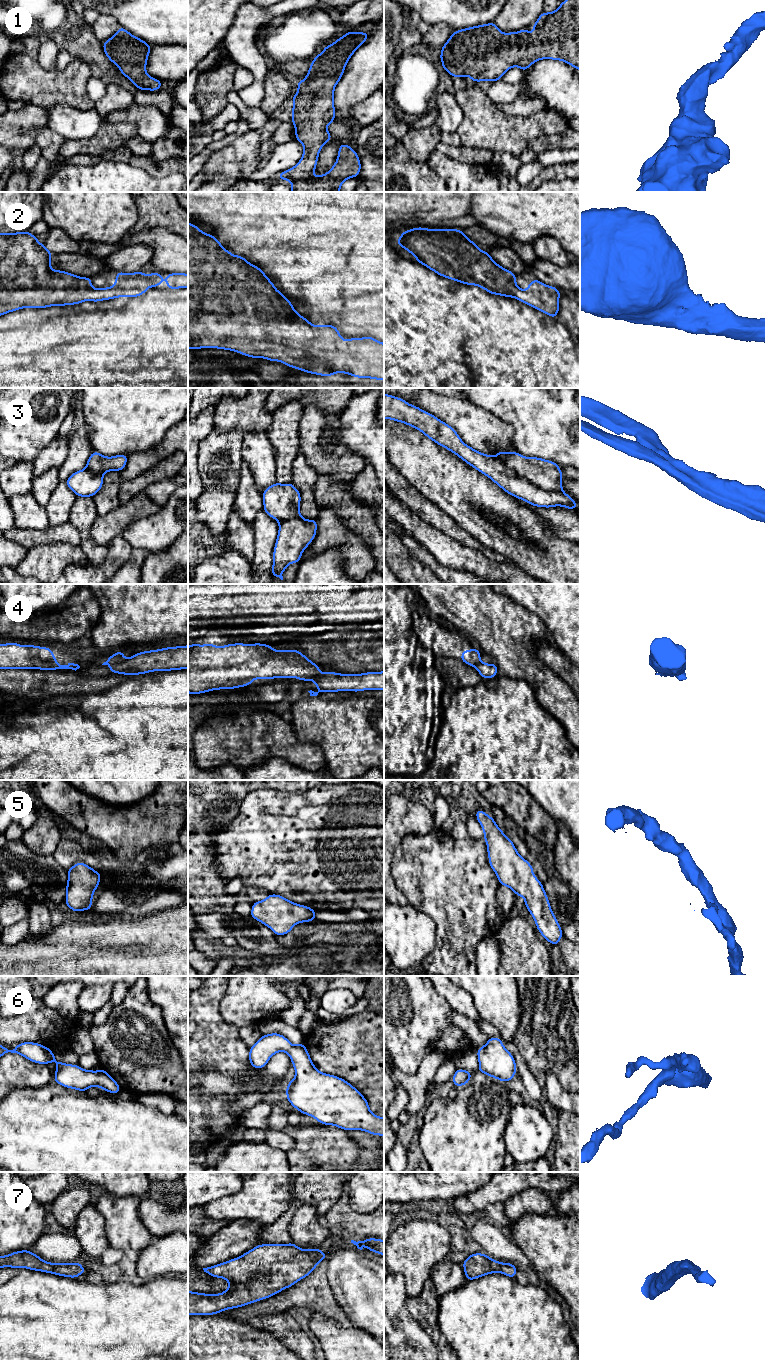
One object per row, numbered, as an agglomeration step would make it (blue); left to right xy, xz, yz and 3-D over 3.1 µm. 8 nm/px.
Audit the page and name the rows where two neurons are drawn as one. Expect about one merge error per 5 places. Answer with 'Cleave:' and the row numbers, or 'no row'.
Cleave: 3, 4

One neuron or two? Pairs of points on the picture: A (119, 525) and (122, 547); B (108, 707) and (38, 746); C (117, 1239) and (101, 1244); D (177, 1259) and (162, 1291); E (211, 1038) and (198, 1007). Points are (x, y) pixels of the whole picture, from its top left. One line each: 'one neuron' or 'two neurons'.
A: two neurons
B: one neuron
C: two neurons
D: two neurons
E: one neuron

